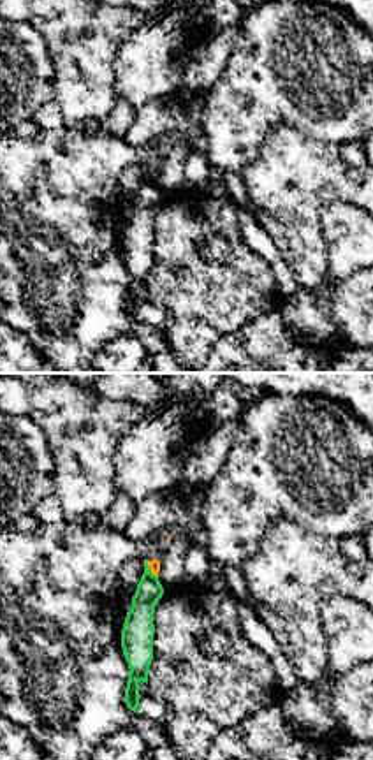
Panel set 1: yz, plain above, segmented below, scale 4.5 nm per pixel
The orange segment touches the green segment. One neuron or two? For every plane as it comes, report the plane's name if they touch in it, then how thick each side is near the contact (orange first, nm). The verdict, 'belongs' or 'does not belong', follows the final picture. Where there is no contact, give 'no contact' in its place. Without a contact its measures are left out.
yz | 50/130 nm

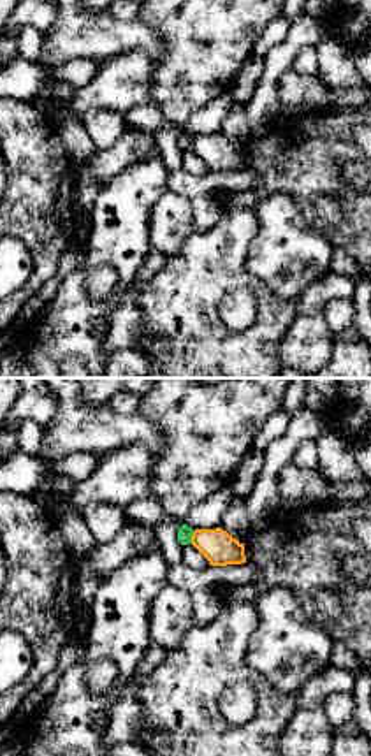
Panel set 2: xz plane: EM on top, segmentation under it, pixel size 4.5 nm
xz | 160/70 nm

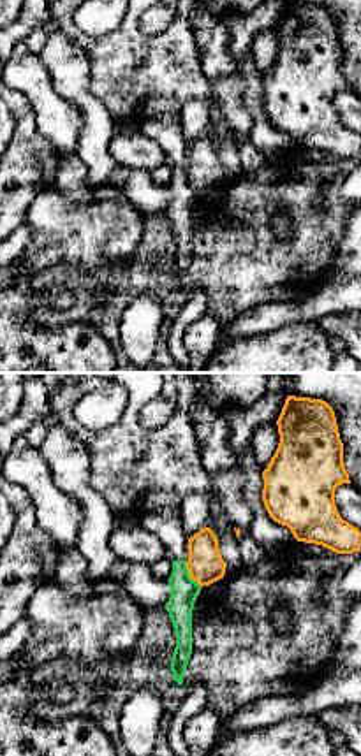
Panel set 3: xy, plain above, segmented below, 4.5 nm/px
xy | 170/130 nm

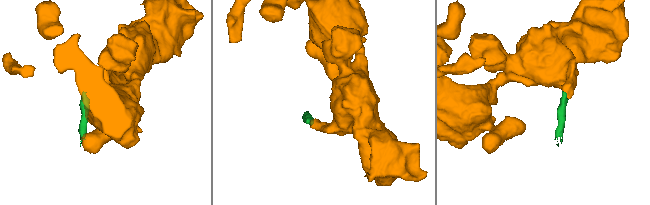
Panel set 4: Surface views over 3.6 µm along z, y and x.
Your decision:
does not belong

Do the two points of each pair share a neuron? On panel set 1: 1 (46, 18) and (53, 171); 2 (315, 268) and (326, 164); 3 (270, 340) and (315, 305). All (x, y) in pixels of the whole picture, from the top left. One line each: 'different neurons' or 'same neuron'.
1: different neurons
2: same neuron
3: same neuron

